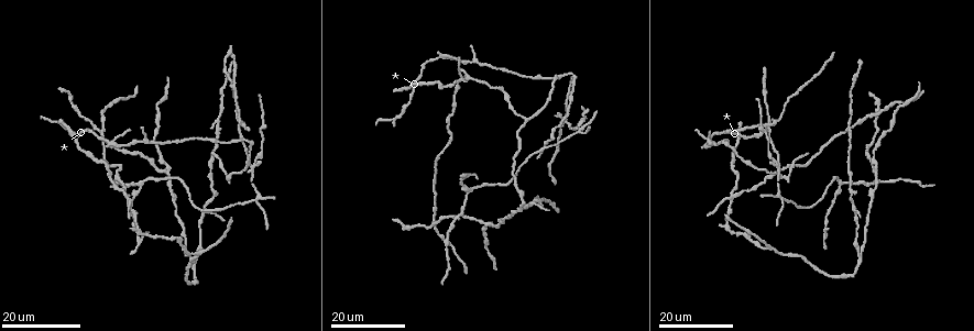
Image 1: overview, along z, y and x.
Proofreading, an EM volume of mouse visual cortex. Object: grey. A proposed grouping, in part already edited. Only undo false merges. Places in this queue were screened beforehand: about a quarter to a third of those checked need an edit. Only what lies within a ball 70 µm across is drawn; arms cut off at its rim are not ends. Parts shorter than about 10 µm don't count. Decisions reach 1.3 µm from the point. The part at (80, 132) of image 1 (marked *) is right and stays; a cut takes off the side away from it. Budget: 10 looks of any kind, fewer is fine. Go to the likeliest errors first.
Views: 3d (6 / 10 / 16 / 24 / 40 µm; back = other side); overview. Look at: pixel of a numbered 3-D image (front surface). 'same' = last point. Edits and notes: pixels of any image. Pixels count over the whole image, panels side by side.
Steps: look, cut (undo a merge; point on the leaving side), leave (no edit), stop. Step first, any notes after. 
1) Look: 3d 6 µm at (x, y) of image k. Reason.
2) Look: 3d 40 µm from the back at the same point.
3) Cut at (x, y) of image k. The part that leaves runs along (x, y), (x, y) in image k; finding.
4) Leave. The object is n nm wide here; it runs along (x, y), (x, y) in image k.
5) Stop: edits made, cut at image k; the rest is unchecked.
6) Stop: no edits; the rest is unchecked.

Look: 3d 16 µm at (769, 127) of image 1.

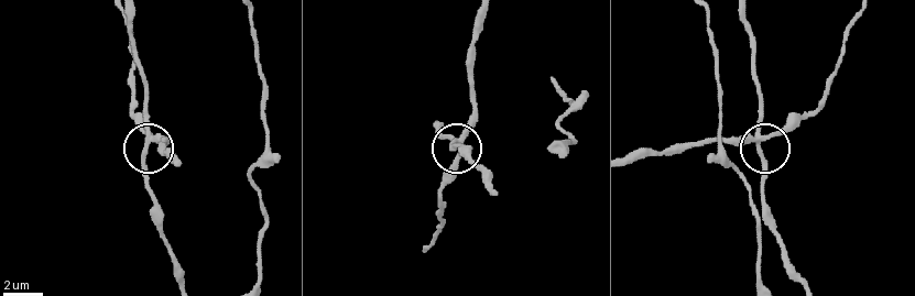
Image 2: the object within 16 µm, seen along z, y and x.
Look: 3d 6 µm at (145, 143) of image 2.

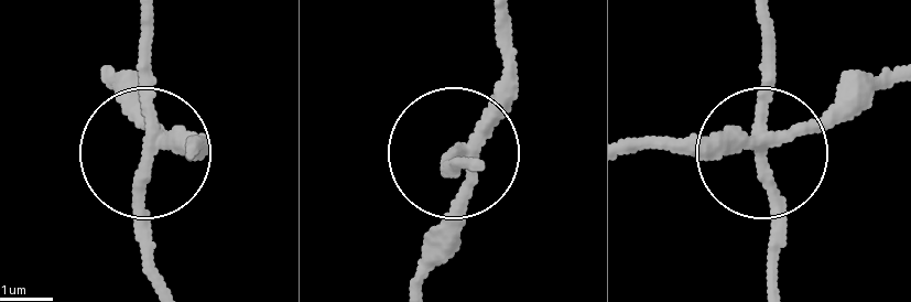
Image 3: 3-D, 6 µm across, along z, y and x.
Leave. 4 arms meet here; continuous, no second neuron.

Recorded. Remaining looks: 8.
Look: 3d 16 µm at (254, 169) of image 1. Four or more arms meet.

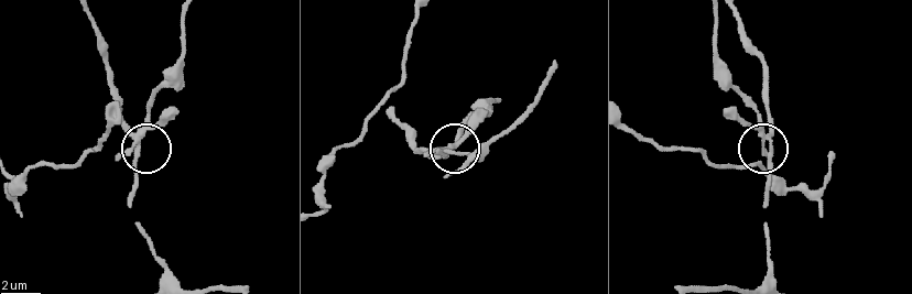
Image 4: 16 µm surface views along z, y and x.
Look: 3d 6 µm at (765, 141) of image 4.

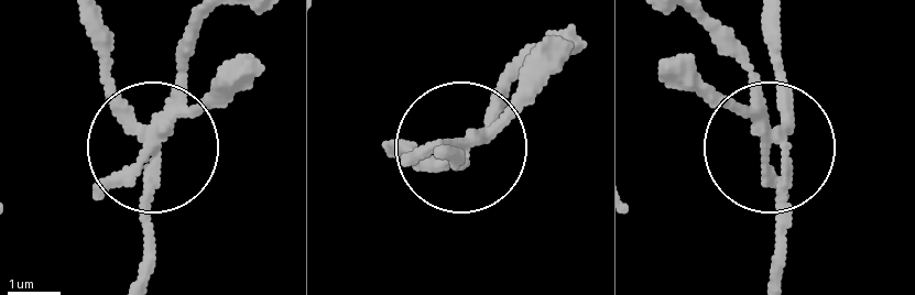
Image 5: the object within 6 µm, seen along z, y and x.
Cut at (211, 107) of image 5. The object is 230 nm wide here; the part that leaves runs along (156, 132), (208, 18) in image 5; a second neuron is stuck on.

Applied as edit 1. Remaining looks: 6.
Look: overview. See it whole again.

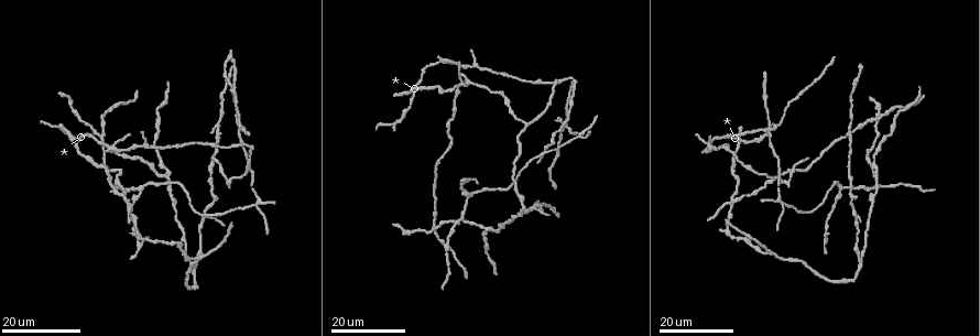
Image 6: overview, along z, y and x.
Look: 3d 16 µm at (839, 188) of image 6. Arms part here.

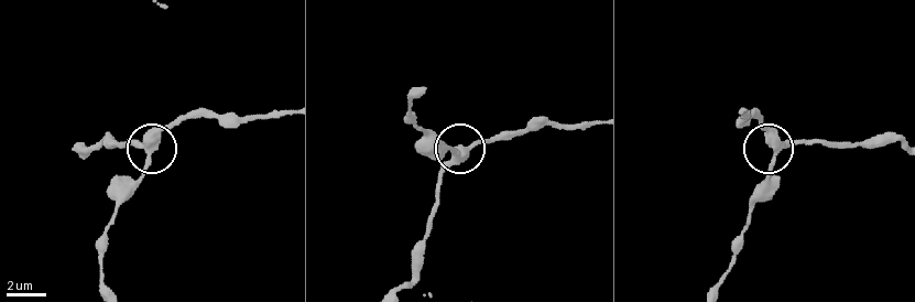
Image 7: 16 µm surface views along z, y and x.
Look: 3d 6 µm at (455, 158) of image 7.

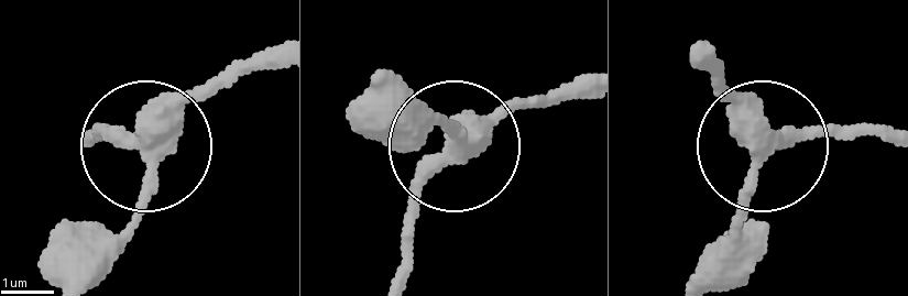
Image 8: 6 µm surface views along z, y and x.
Leave. It runs along (277, 70), (211, 88), (160, 136), (138, 228), (107, 276) in image 8; continuous, no second neuron.

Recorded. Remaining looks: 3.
Look: 3d 24 µm at (781, 201) of image 6. Three arms meet.

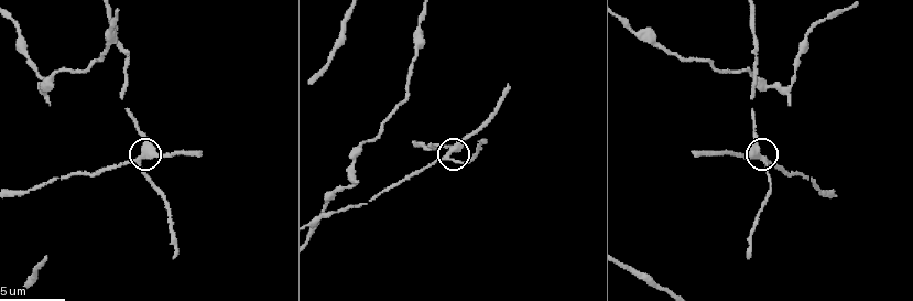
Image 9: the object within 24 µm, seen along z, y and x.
Look: 3d 6 µm at (447, 155) of image 9.

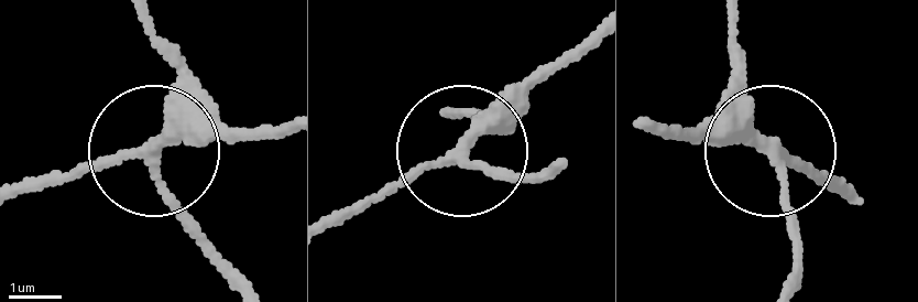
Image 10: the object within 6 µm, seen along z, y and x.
Leave. The object is 210 nm wide here; it runs along (140, 22), (175, 88), (171, 128), (149, 150), (47, 175) in image 10; all the same neuron.

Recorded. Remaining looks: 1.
Stop: edits made, cut at image 5; the rest is unchecked.

